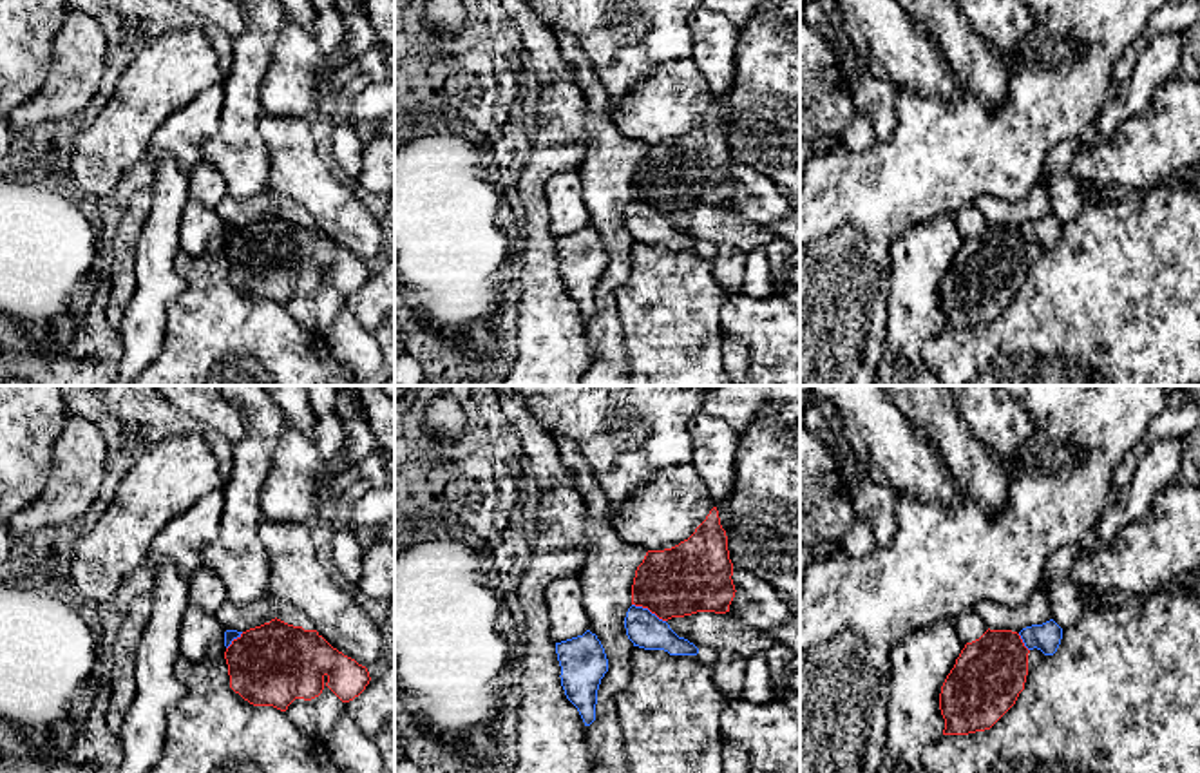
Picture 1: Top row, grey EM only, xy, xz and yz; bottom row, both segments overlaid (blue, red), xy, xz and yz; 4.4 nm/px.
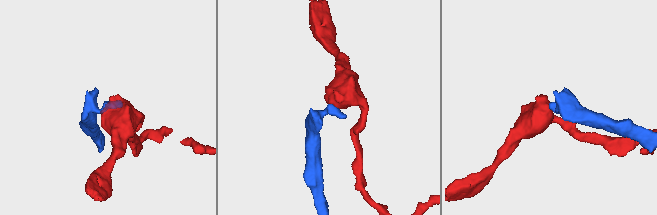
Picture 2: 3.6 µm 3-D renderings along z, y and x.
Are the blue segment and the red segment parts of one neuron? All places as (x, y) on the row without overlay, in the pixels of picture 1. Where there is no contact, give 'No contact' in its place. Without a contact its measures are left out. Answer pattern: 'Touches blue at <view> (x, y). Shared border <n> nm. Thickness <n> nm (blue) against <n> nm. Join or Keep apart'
Touches blue at xz (647, 203). Shared border 170 nm. Thickness 160 nm (blue) against 320 nm. Keep apart

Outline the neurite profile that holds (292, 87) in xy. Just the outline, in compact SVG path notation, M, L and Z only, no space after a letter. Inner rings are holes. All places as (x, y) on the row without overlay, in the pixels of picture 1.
M286 20L261 83L264 114L315 119L326 100L319 74L322 56L313 34L297 22Z

